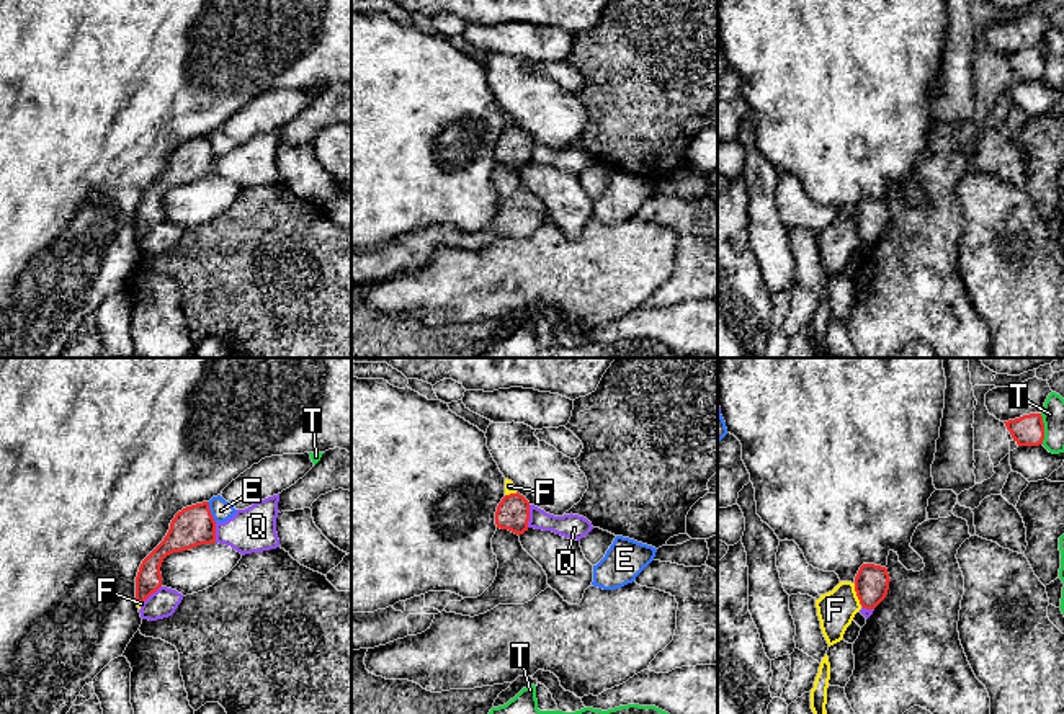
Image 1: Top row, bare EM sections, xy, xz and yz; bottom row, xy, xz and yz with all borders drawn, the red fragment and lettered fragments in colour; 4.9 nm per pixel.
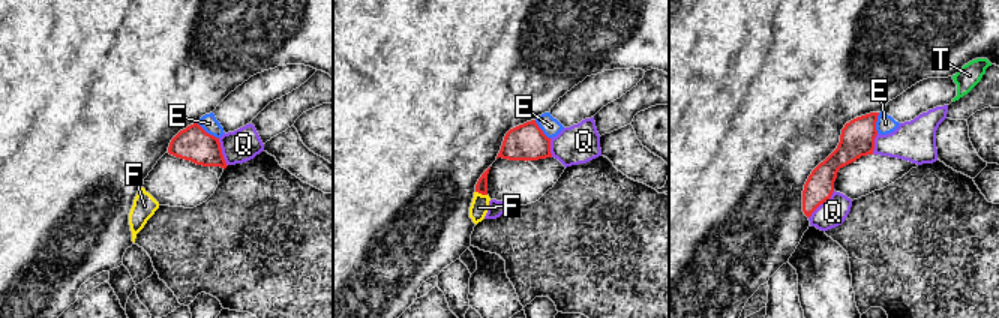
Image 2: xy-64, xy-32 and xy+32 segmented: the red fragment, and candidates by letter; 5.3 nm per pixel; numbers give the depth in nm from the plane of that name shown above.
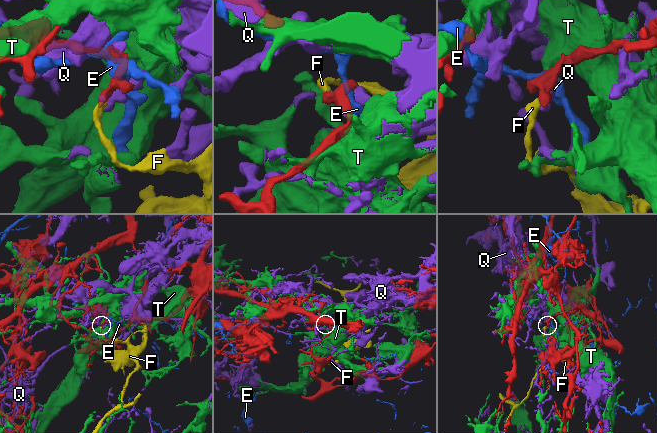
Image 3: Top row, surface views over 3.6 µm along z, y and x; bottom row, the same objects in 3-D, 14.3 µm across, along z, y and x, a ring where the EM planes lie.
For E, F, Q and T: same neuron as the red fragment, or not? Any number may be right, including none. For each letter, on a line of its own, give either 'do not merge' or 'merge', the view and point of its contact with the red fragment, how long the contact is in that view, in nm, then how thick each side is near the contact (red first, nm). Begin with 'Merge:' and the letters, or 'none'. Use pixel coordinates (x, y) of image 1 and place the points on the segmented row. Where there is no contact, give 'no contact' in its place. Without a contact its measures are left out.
Merge: none
E: do not merge; meets red in xy at (210, 512); contact 120 nm long; 200 nm thick on the red side, 110 nm on the other
F: do not merge; meets red in yz at (857, 595); contact 120 nm long; 170 nm thick on the red side, 190 nm on the other
Q: do not merge; meets red in xz at (528, 517); contact 110 nm long; 160 nm thick on the red side, 120 nm on the other
T: do not merge; meets red in yz at (1043, 428); contact 150 nm long; 160 nm thick on the red side, 110 nm on the other

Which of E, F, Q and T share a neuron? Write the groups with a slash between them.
E / F / Q T

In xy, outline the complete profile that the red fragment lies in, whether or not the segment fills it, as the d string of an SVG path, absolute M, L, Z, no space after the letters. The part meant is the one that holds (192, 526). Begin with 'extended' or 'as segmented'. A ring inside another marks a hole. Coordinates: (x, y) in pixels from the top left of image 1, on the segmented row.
as segmented | M196 503L175 515L163 541L142 560L136 577L136 605L162 587L160 567L167 556L216 542L216 521L209 503Z

